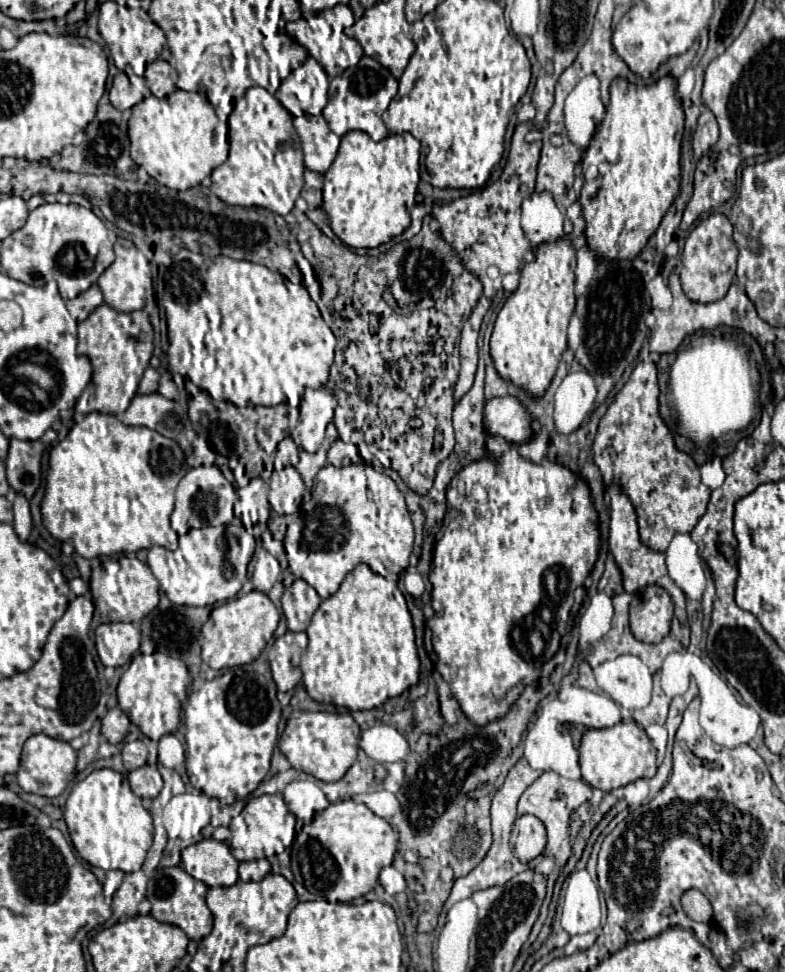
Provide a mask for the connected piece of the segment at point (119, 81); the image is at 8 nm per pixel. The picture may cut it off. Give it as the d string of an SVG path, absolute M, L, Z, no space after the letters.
M119 71L109 89L109 101L115 109L125 111L125 109L131 109L135 103L139 103L145 97L145 91L147 91L145 87L135 89L133 83L129 81L129 77L123 71Z

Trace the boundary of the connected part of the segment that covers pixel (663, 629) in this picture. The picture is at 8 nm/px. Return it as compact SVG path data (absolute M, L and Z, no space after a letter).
M649 585L633 595L629 607L631 633L637 641L659 643L671 629L673 601L663 587Z

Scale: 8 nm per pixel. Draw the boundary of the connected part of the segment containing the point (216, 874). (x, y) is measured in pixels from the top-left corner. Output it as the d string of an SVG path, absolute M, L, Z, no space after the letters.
M203 839L181 851L181 865L191 877L209 887L229 887L237 883L239 861L233 857L227 843Z

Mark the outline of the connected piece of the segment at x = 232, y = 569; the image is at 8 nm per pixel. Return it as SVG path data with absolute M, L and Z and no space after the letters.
M242 525L225 527L201 527L189 529L183 537L179 537L179 555L183 563L175 559L173 551L165 547L151 547L147 565L153 575L161 583L161 589L175 605L191 605L205 607L223 603L235 597L248 578L247 567L255 549L255 539L247 533Z

